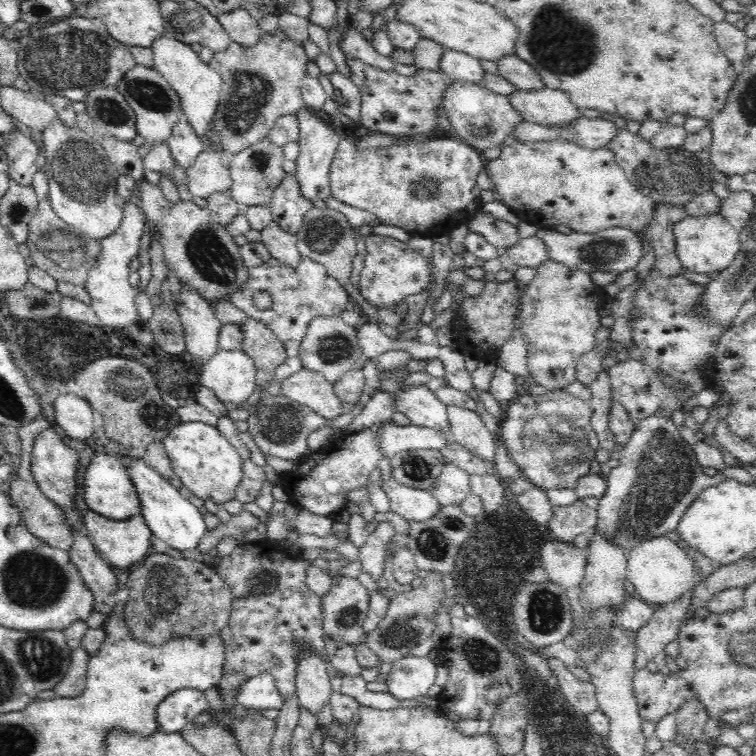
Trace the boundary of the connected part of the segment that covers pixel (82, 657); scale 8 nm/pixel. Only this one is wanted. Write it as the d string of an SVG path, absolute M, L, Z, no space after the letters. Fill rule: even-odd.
M82 648L72 651L71 665L67 675L53 688L56 697L75 698L87 687L87 668L91 654Z

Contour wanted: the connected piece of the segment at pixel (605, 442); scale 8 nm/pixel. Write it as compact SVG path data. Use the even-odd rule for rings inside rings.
M603 369L599 373L599 377L589 386L592 396L588 400L593 408L591 418L592 428L599 438L599 447L606 450L613 449L616 444L614 435L612 435L612 432L608 428L609 414L613 400L609 377L609 371Z

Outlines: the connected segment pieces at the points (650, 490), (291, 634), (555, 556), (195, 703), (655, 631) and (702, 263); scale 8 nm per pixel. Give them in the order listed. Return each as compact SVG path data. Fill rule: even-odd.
M654 414L640 422L640 426L630 435L623 446L618 462L611 464L611 470L604 476L607 482L604 496L600 498L597 508L597 523L593 531L603 532L607 539L628 552L642 540L656 536L667 536L678 526L682 515L692 505L700 493L708 487L716 486L722 480L728 480L722 473L709 476L702 471L696 458L693 445L689 445L672 423L671 416Z
M267 538L264 541L239 544L228 556L219 558L214 568L233 594L233 608L229 621L219 632L225 648L223 674L243 672L252 678L260 672L271 672L280 697L286 701L297 688L295 680L298 674L298 654L302 648L313 650L322 660L328 661L323 639L322 597L310 590L307 585L307 566L312 561L302 559L301 555L292 556L286 547L276 547Z
M547 540L541 546L541 565L546 569L549 580L559 584L562 588L574 588L579 586L584 578L584 570L588 564L588 546L585 548L575 547L571 543L564 541Z
M202 688L177 690L158 704L158 729L165 733L179 733L188 722L206 710L210 710L210 706Z
M693 590L680 596L676 602L655 606L648 624L637 630L634 666L636 670L645 668L648 662L672 640L677 640L681 622L690 606Z
M719 213L706 216L686 216L674 228L677 256L684 268L694 273L714 275L722 272L740 252L741 232L734 229Z

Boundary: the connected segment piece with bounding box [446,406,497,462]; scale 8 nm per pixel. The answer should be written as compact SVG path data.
M448 406L446 410L451 440L468 448L474 456L492 462L497 440L488 431L478 413L458 406Z

